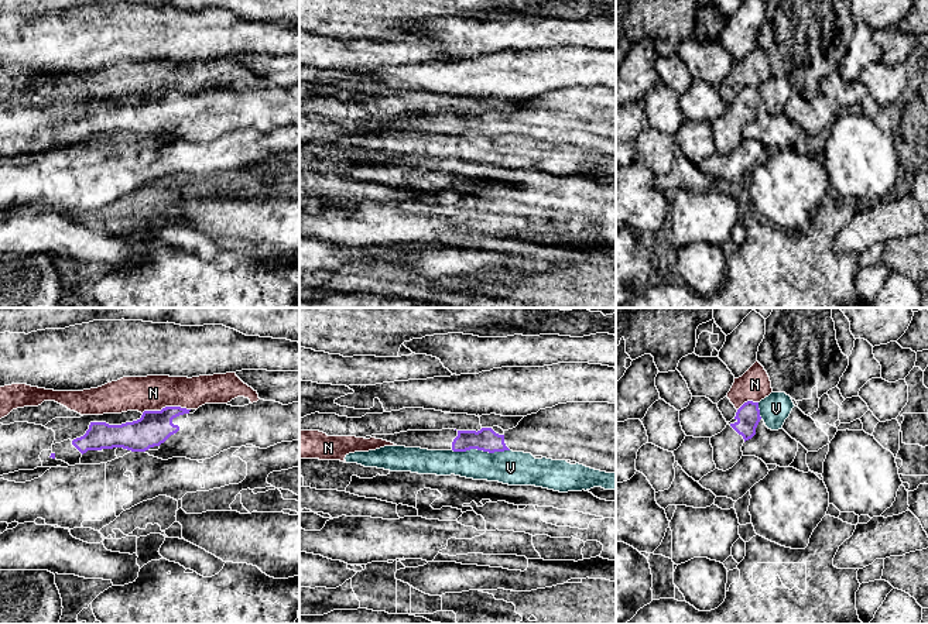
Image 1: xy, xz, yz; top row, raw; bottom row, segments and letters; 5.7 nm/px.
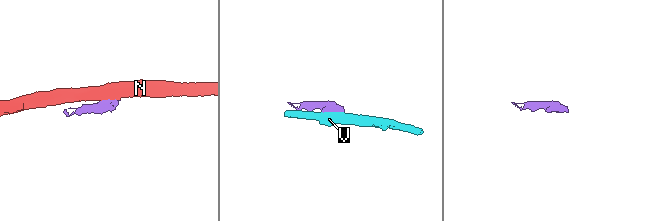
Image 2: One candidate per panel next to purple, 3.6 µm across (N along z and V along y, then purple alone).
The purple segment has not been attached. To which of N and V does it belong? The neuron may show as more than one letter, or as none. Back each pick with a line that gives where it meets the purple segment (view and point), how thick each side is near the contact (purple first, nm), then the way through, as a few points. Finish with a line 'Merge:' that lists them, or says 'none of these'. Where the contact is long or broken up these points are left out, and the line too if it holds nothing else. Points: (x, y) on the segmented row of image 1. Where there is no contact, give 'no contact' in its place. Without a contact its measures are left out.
Merge: none of these

